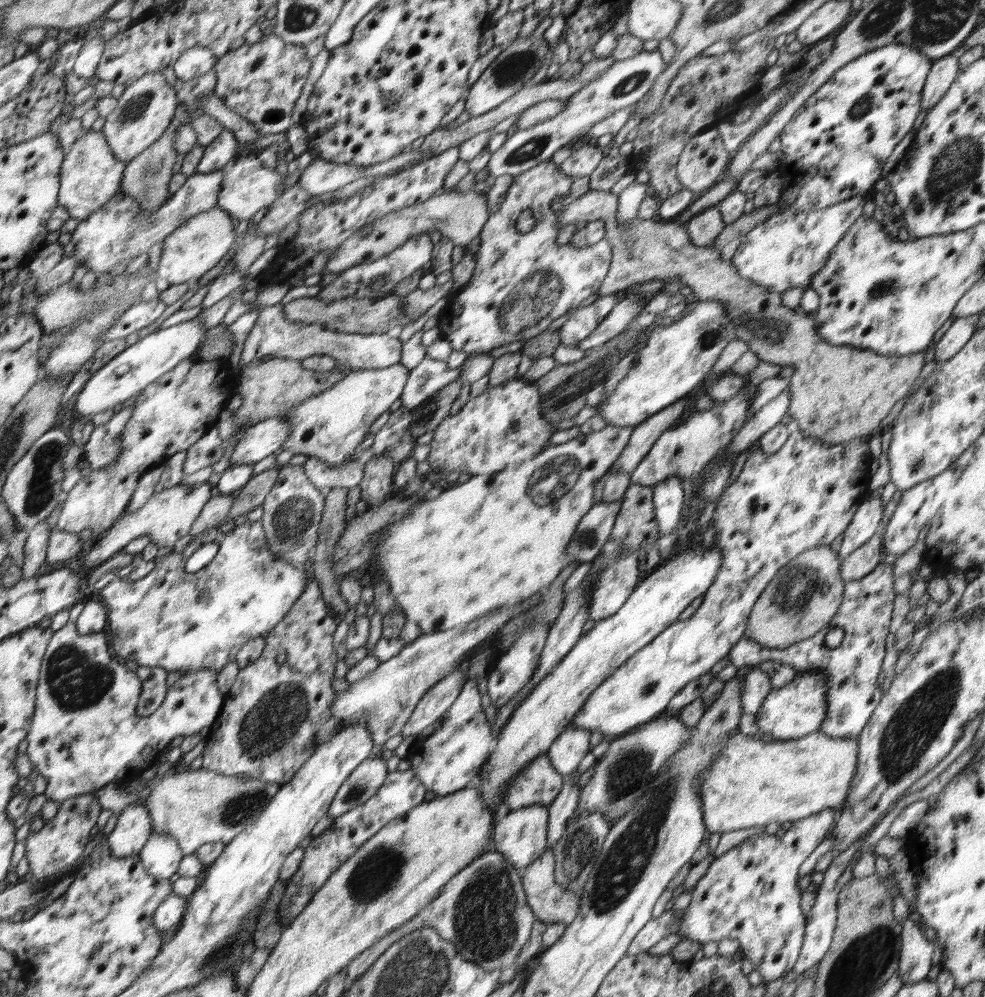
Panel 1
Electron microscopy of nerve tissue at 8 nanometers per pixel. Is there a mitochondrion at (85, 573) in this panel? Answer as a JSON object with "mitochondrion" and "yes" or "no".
{"mitochondrion":"no"}

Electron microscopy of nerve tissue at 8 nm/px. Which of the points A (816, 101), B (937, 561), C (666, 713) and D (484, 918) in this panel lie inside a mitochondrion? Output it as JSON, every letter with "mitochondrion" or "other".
{"A":"other","B":"other","C":"other","D":"mitochondrion"}

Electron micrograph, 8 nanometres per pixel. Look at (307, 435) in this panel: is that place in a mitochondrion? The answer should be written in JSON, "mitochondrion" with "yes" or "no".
{"mitochondrion":"no"}

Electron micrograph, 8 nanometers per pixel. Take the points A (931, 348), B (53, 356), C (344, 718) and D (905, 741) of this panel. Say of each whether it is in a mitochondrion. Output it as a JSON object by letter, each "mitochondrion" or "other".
{"A":"other","B":"other","C":"other","D":"mitochondrion"}

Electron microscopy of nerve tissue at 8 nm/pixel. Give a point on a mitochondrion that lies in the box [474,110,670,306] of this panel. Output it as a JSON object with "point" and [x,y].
{"point":[531,148]}

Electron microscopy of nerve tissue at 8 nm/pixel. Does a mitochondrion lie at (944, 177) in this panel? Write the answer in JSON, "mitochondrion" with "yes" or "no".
{"mitochondrion":"yes"}

